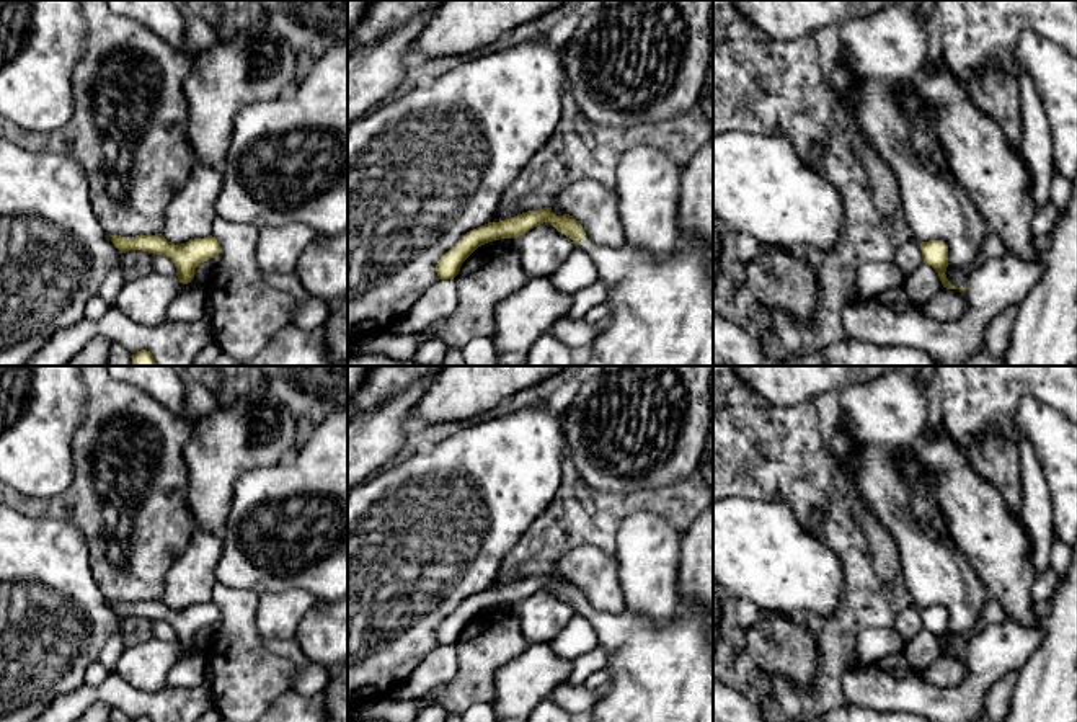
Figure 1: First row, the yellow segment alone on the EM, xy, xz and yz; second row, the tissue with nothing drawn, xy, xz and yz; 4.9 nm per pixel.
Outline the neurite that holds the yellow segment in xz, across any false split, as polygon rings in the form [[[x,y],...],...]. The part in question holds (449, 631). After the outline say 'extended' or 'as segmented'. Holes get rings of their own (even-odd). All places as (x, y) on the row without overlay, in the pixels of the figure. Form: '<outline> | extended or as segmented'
[[[552,573],[527,577],[501,588],[488,588],[467,598],[436,631],[439,645],[454,645],[462,629],[481,611],[499,604],[517,604],[550,588],[570,603],[592,627],[599,647],[607,652],[605,670],[612,673],[602,699],[581,722],[713,722],[713,608],[690,604],[667,622],[656,624],[640,613],[594,609],[573,582],[555,582]]] | extended

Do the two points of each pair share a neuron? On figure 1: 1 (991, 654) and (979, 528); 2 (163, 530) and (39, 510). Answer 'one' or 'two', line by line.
1: two
2: one

